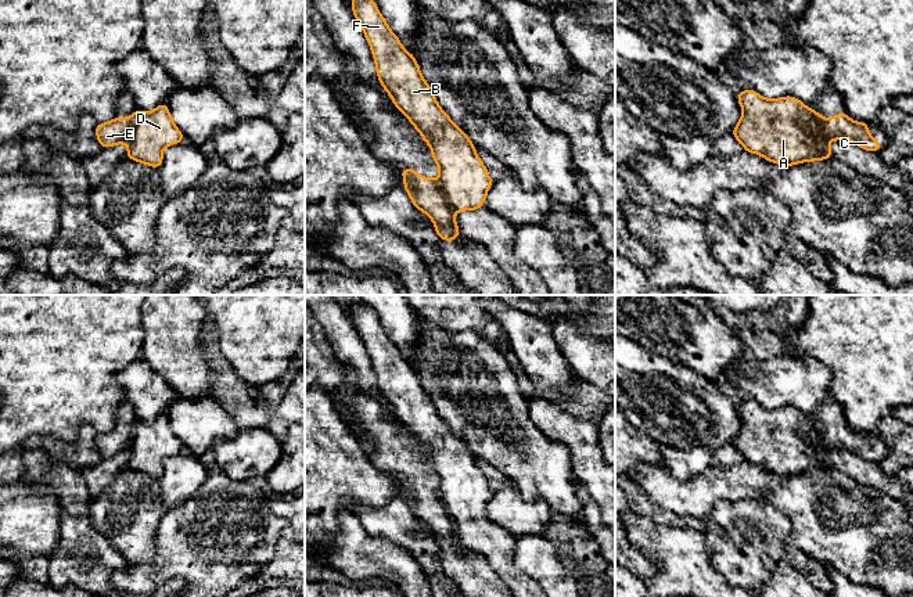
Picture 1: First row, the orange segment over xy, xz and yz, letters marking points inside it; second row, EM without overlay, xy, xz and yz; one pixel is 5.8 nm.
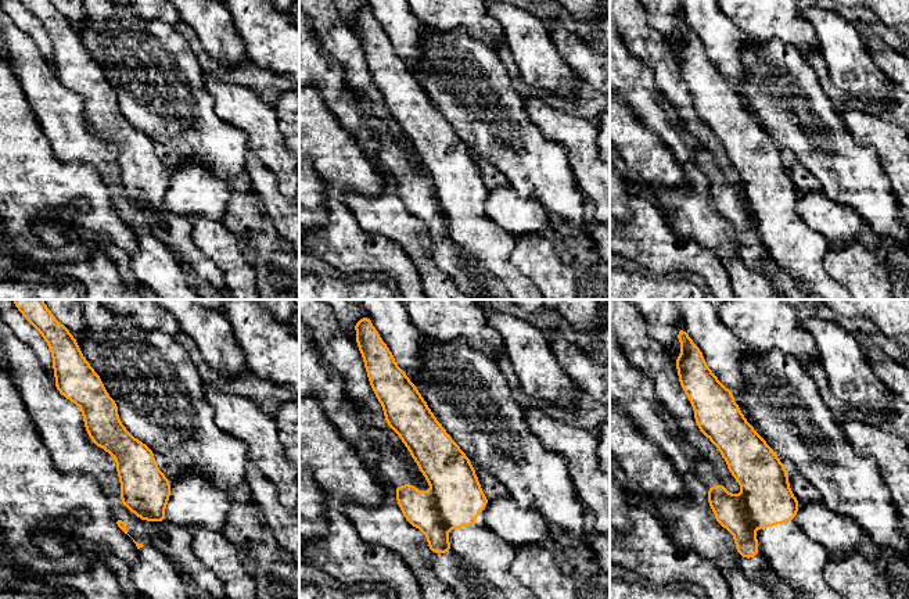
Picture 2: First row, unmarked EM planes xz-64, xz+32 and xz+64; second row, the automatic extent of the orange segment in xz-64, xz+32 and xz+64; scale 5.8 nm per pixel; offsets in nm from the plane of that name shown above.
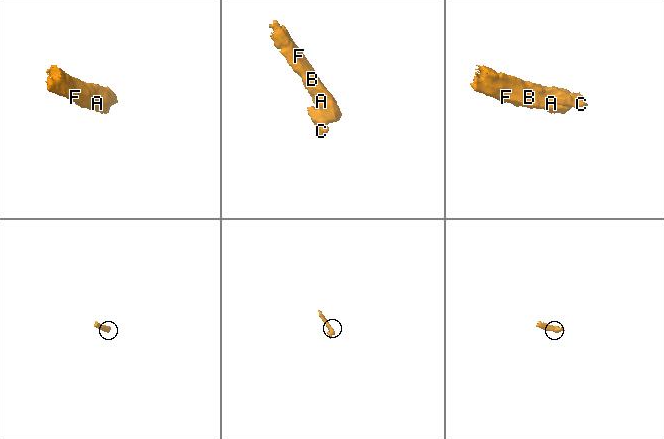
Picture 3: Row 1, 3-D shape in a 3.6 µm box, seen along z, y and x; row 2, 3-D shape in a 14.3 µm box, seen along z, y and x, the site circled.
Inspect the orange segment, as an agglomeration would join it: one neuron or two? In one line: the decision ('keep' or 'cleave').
cleave

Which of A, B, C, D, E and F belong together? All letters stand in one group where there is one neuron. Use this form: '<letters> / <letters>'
A B D F / C E

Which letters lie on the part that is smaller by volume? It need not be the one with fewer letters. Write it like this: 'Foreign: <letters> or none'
Foreign: C, E

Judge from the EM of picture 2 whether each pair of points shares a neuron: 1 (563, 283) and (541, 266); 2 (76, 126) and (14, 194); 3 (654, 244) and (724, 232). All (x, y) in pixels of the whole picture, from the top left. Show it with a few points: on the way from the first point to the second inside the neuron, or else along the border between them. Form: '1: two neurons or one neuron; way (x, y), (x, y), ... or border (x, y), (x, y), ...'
1: one neuron; way (557, 282), (546, 271)
2: two neurons; border (38, 122), (60, 158), (83, 164)
3: two neurons; border (669, 226), (676, 233), (693, 239), (715, 255)

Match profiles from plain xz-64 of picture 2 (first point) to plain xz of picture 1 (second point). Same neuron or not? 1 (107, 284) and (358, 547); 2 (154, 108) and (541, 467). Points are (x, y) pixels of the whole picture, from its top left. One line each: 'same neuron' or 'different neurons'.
1: same neuron
2: same neuron

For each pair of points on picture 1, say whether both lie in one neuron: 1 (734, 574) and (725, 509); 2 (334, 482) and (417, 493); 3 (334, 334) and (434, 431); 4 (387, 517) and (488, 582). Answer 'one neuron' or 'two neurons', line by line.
1: one neuron
2: two neurons
3: two neurons
4: two neurons

